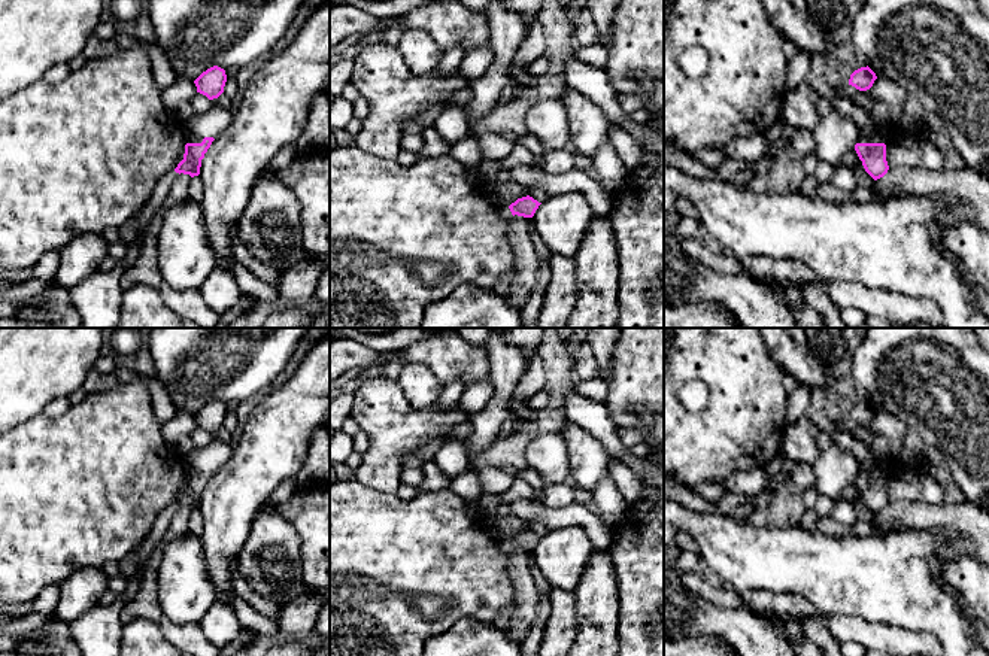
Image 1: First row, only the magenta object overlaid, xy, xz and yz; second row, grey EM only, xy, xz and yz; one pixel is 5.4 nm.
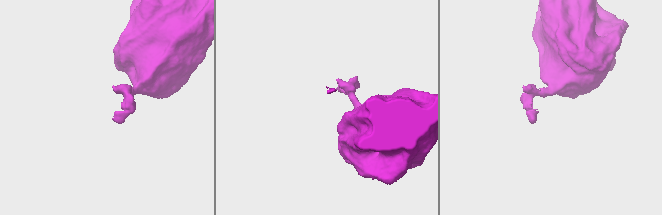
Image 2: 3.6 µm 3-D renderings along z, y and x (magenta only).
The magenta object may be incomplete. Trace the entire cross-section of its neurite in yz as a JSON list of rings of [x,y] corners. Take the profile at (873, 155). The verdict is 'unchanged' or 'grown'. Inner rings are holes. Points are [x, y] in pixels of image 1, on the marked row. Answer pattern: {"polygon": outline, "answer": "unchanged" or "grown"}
{"polygon": [[[871,116],[868,124],[861,130],[855,151],[862,161],[865,171],[874,179],[883,177],[888,170],[885,131],[891,124],[880,118]]], "answer": "grown"}

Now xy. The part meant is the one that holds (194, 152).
{"polygon": [[[218,66],[207,69],[194,81],[197,92],[206,95],[212,106],[206,113],[192,113],[192,116],[183,124],[186,131],[183,160],[175,170],[158,179],[149,200],[140,210],[137,234],[139,247],[142,247],[145,231],[154,213],[163,206],[175,179],[180,173],[189,174],[191,177],[198,176],[201,160],[212,142],[231,124],[234,110],[224,109],[216,101],[224,92],[225,82],[225,70]]], "answer": "grown"}

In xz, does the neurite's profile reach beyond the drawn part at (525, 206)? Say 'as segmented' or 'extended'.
extended

